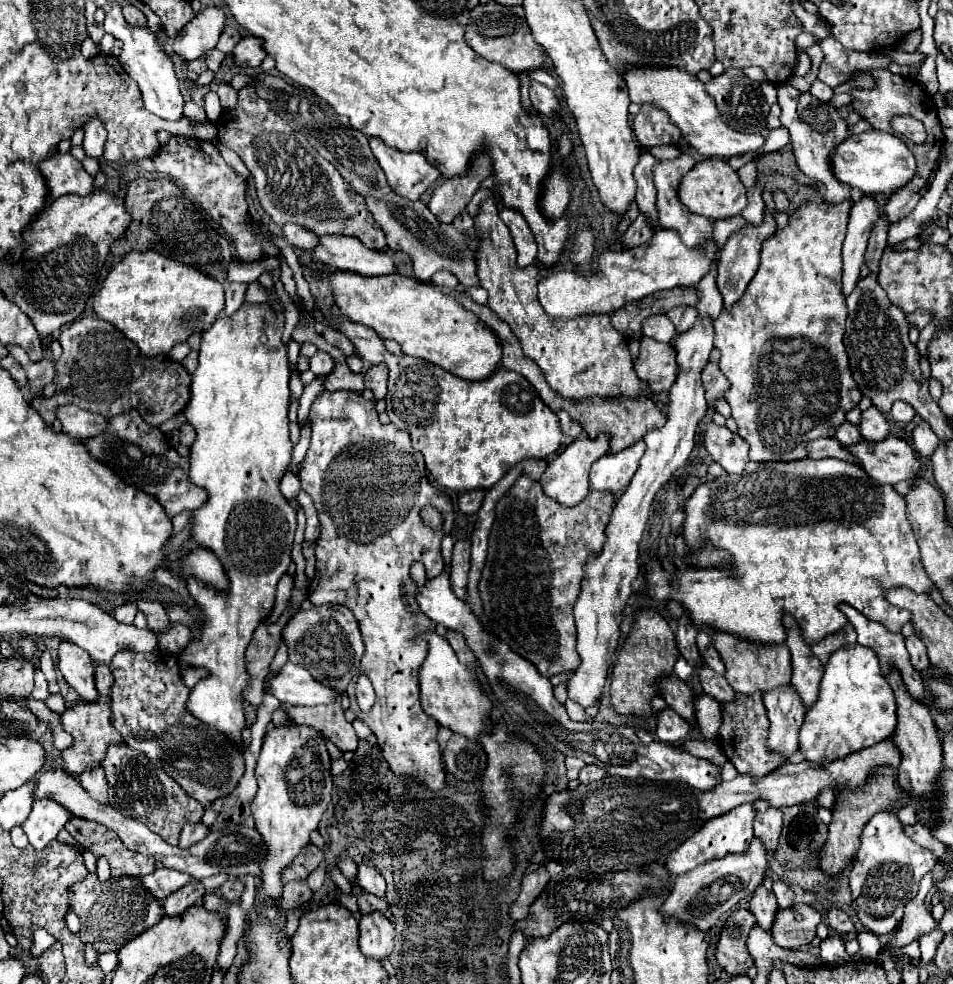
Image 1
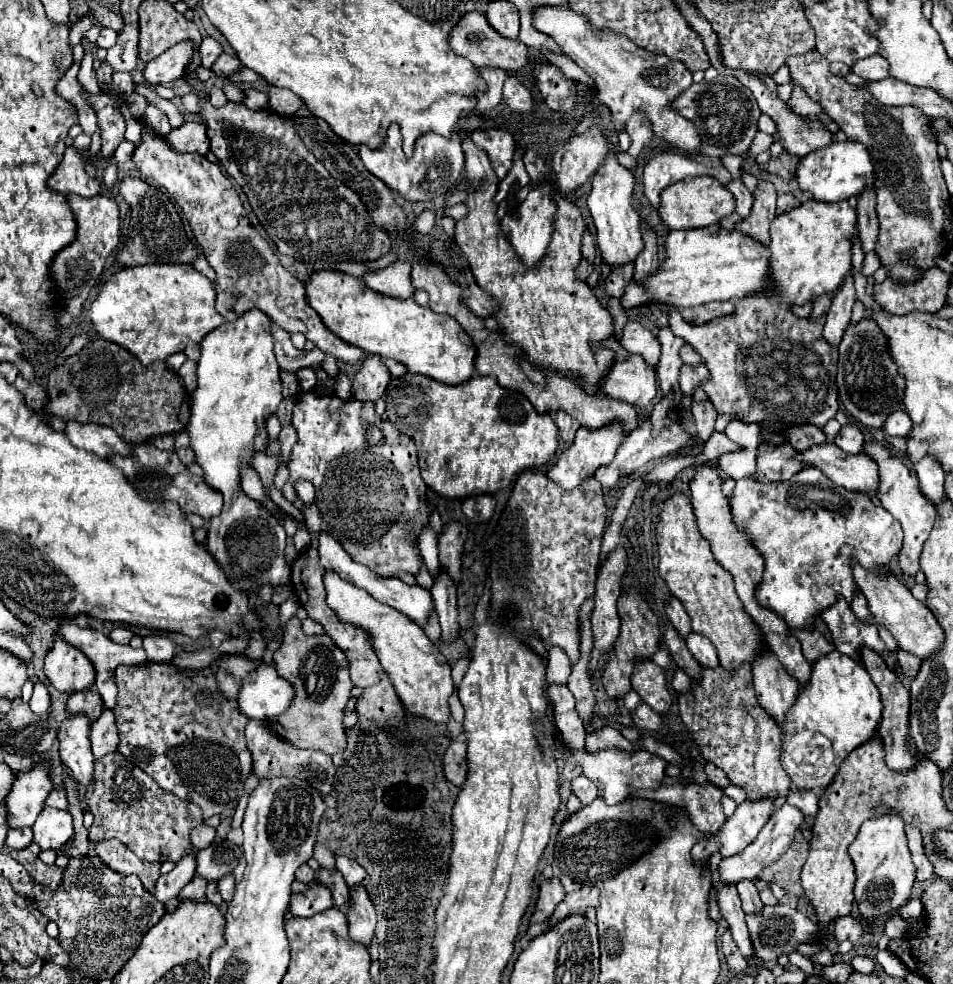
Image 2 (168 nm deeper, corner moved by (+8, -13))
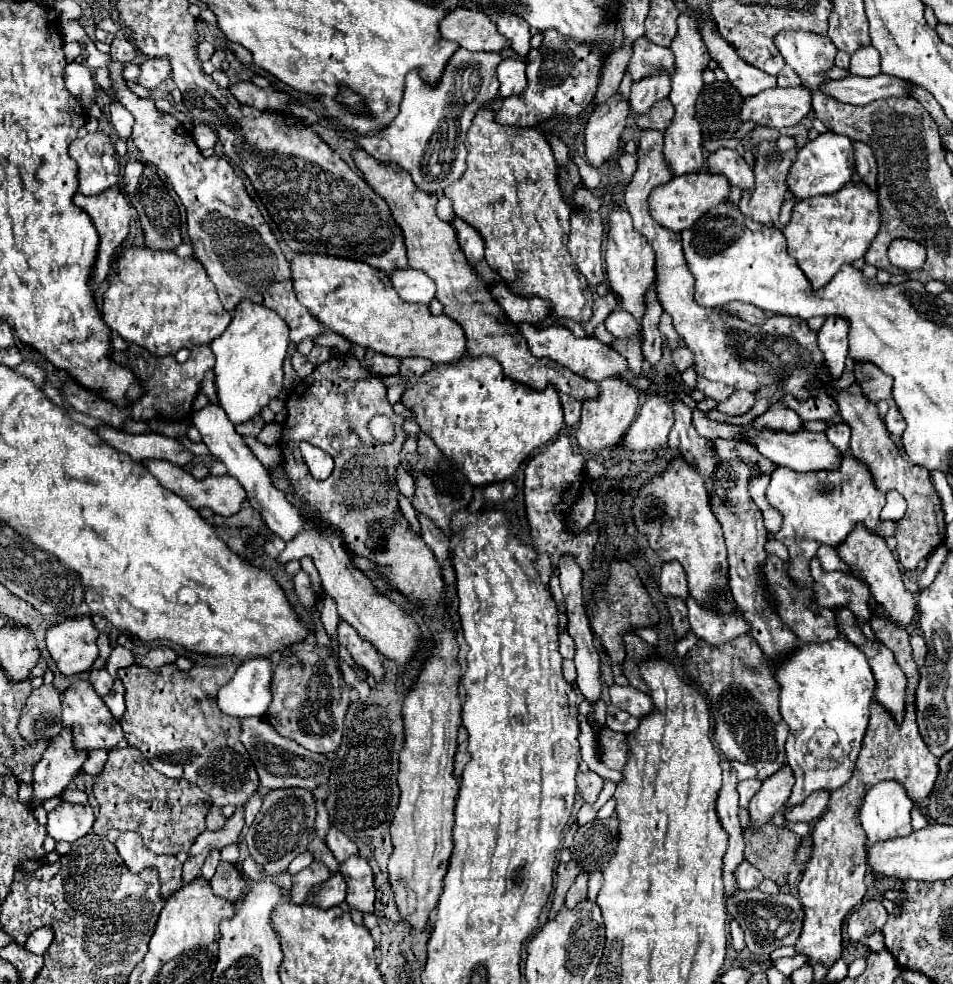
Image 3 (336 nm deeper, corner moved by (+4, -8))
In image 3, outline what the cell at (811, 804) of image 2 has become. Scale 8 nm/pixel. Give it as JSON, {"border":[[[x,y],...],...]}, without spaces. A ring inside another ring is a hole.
{"border":[[[785,765],[779,773],[763,781],[761,789],[749,801],[749,829],[759,829],[767,825],[775,813],[781,813],[785,809],[785,803],[791,797],[793,781],[795,777],[789,765]]]}

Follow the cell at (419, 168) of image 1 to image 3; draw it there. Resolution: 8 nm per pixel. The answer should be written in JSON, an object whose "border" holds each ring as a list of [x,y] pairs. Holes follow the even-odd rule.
{"border":[[[459,49],[451,63],[447,63],[441,83],[431,87],[419,79],[419,73],[411,71],[405,77],[403,101],[399,115],[391,125],[373,135],[361,135],[357,141],[361,147],[381,163],[397,165],[413,177],[413,183],[427,193],[443,193],[447,185],[457,181],[467,169],[465,133],[481,107],[489,107],[499,97],[497,65],[499,53],[471,53]],[[441,155],[441,163],[439,157]]]}

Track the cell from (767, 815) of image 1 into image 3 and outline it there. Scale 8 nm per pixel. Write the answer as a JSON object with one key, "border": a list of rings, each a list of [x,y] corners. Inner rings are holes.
{"border":[[[739,635],[719,647],[697,645],[685,661],[685,677],[705,691],[711,713],[715,715],[717,749],[729,761],[743,761],[757,769],[757,779],[767,779],[785,767],[787,723],[779,713],[779,691],[767,657],[751,637]]]}

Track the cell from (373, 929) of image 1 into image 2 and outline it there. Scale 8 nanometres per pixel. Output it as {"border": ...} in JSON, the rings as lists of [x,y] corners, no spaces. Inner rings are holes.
{"border":[[[349,886],[347,920],[349,920],[349,936],[355,942],[369,946],[373,938],[377,914],[375,914],[373,902],[367,896],[365,886]]]}

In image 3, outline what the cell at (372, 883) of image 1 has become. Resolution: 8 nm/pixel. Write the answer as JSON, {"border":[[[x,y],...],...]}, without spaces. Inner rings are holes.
{"border":[[[335,827],[329,829],[325,843],[327,843],[327,847],[331,849],[331,853],[337,857],[337,861],[341,861],[341,863],[343,863],[345,859],[349,859],[349,857],[353,857],[353,855],[359,853],[357,845],[355,845],[345,833],[341,833],[341,831],[335,829]]]}

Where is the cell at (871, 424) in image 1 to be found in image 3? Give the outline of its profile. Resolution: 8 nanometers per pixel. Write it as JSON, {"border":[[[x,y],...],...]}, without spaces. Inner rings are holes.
{"border":[[[837,421],[837,423],[831,423],[829,429],[827,429],[827,437],[831,439],[831,443],[841,451],[841,453],[847,453],[849,449],[849,439],[851,439],[851,427],[843,421]]]}

